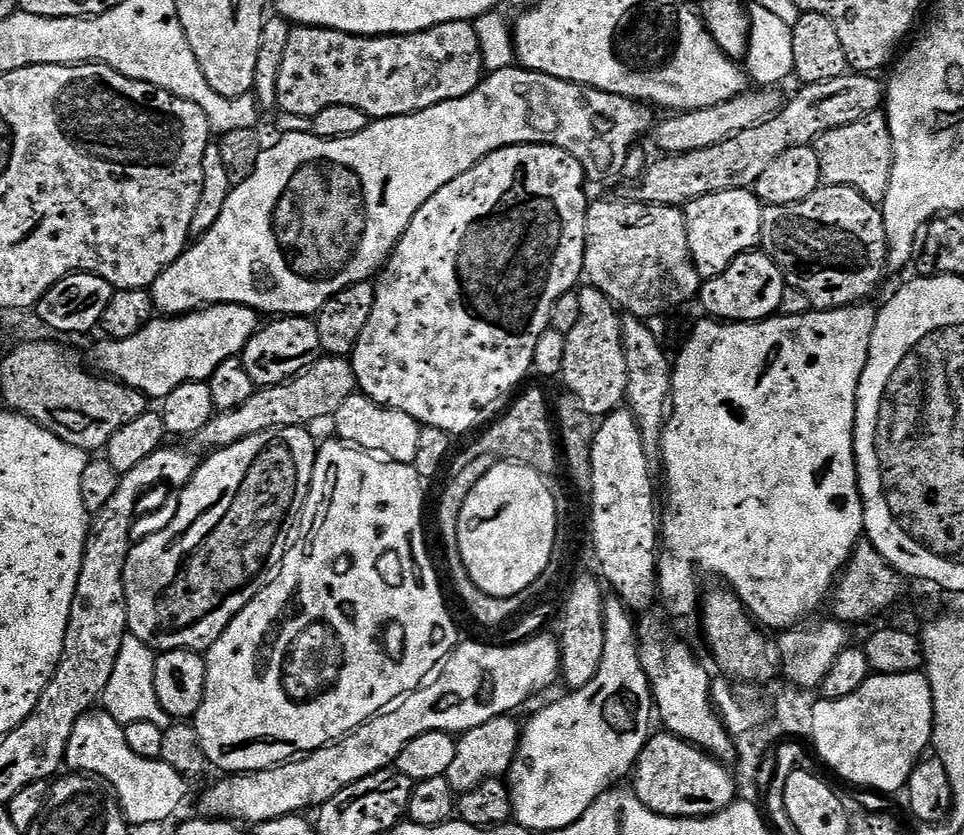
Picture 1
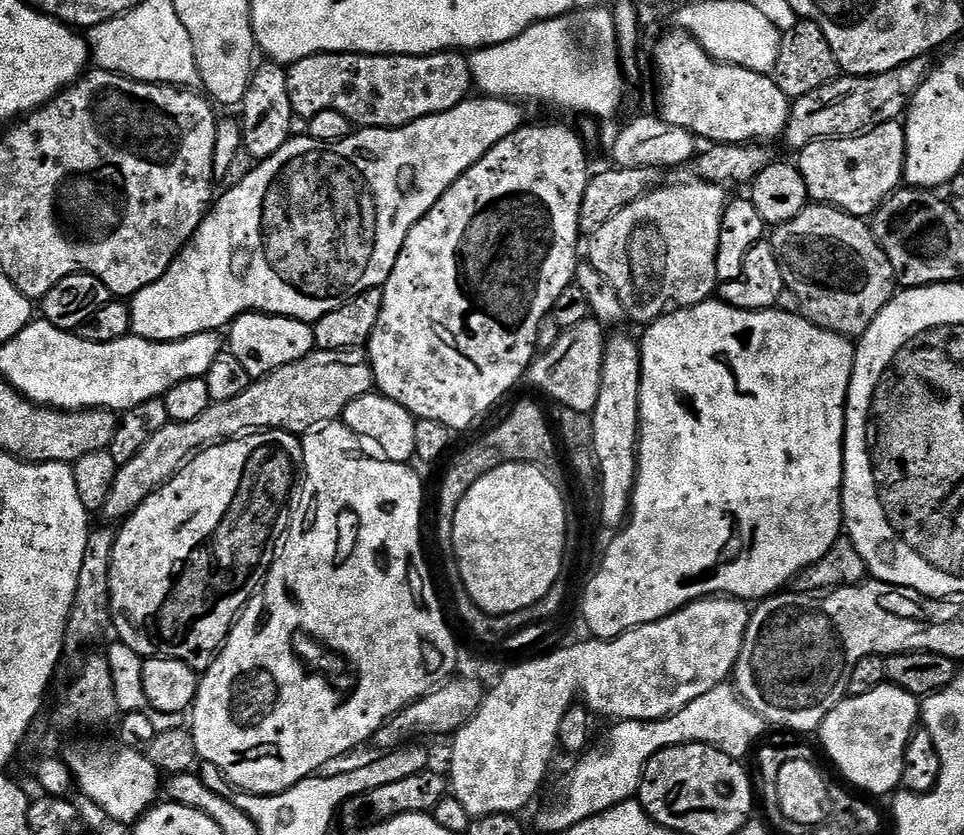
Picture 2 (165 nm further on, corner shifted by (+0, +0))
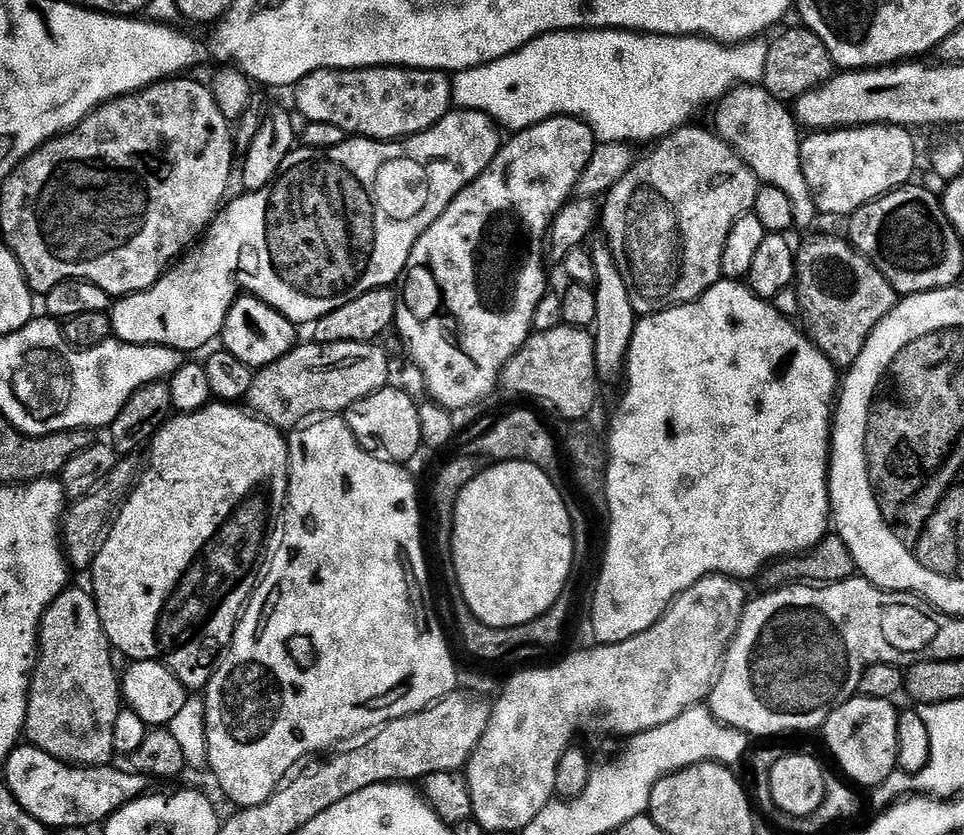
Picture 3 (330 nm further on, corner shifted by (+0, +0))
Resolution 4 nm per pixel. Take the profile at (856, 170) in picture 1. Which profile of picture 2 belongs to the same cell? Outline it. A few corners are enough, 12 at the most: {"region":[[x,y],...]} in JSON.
{"region":[[900,120],[799,149],[809,201],[868,218],[904,180]]}

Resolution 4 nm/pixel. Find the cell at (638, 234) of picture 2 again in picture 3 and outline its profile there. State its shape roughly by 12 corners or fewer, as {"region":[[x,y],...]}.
{"region":[[685,126],[608,191],[602,228],[641,317],[722,279],[762,187]]}

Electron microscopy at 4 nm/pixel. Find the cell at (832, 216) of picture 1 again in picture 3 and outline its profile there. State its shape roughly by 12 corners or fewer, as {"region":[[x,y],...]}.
{"region":[[844,238],[796,254],[810,339],[855,364],[898,293]]}

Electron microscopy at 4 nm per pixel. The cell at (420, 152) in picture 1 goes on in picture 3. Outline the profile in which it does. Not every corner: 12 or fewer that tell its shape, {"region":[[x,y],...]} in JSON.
{"region":[[449,110],[399,142],[297,147],[115,339],[181,354],[242,290],[311,325],[395,285],[494,162]]}

